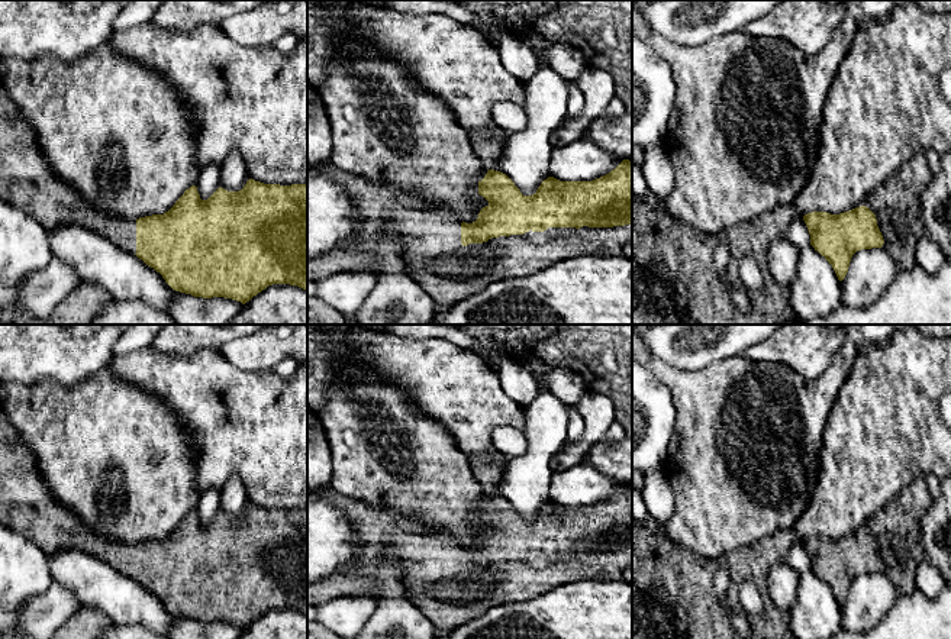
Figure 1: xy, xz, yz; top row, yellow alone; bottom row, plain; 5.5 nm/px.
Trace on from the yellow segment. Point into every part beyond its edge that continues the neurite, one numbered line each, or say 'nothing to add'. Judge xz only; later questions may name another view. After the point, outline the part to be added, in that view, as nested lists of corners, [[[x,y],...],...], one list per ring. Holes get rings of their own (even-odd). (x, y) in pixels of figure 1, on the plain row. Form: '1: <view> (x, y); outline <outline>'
1: xz (429, 562); outline [[[326,485],[307,497],[335,504],[352,523],[360,539],[360,554],[354,564],[313,584],[307,584],[307,606],[319,606],[345,596],[371,596],[380,598],[383,587],[378,569],[386,561],[389,548],[397,558],[400,578],[409,600],[423,611],[438,632],[449,632],[471,620],[476,611],[486,613],[491,607],[526,601],[560,585],[578,580],[625,581],[632,584],[632,548],[613,552],[548,552],[544,556],[526,556],[491,562],[483,568],[461,568],[461,545],[447,533],[428,532],[423,522],[403,513],[381,510],[364,501],[336,493]]]

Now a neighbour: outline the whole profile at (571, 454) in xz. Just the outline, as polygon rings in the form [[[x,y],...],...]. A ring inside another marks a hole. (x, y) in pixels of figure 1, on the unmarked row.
[[[586,390],[576,409],[584,422],[583,438],[577,442],[564,442],[564,446],[551,459],[549,467],[552,472],[562,472],[581,464],[590,448],[597,443],[616,422],[613,401],[605,394]]]

